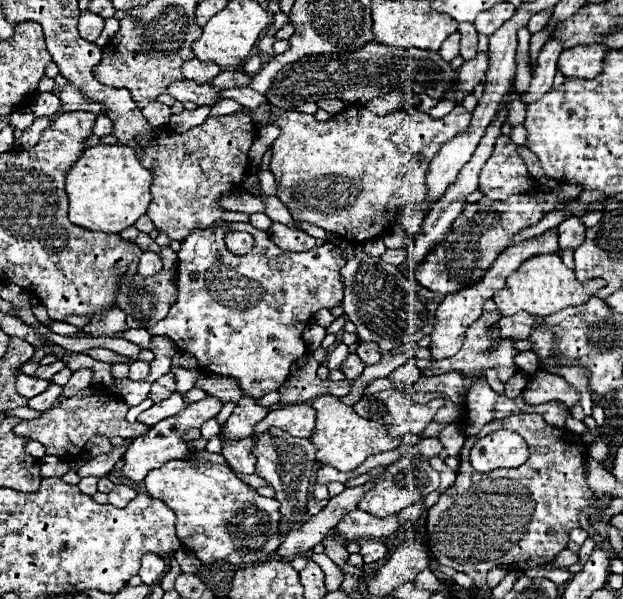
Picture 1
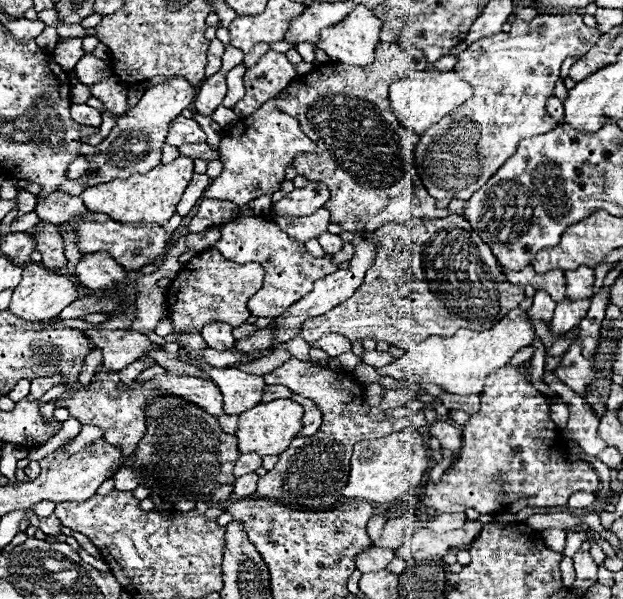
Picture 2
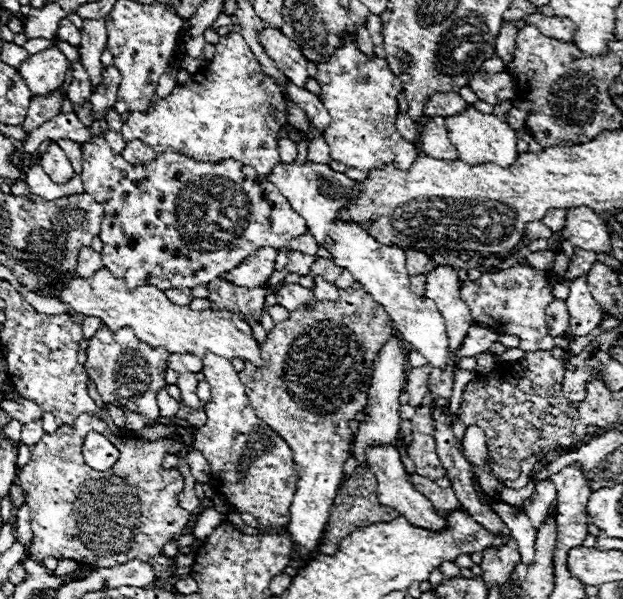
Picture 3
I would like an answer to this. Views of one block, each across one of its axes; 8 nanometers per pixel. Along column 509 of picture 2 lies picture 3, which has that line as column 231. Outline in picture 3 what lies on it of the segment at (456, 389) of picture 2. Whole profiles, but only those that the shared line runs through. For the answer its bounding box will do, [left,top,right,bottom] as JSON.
[58,268,262,366]

